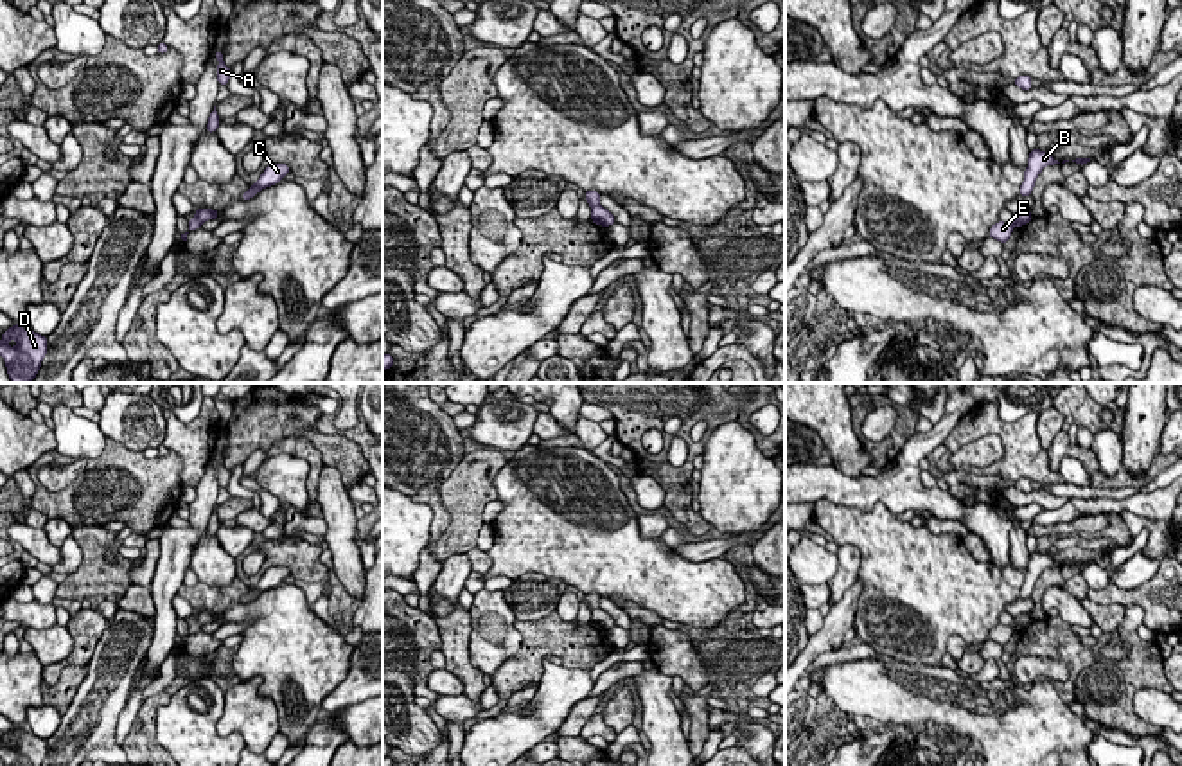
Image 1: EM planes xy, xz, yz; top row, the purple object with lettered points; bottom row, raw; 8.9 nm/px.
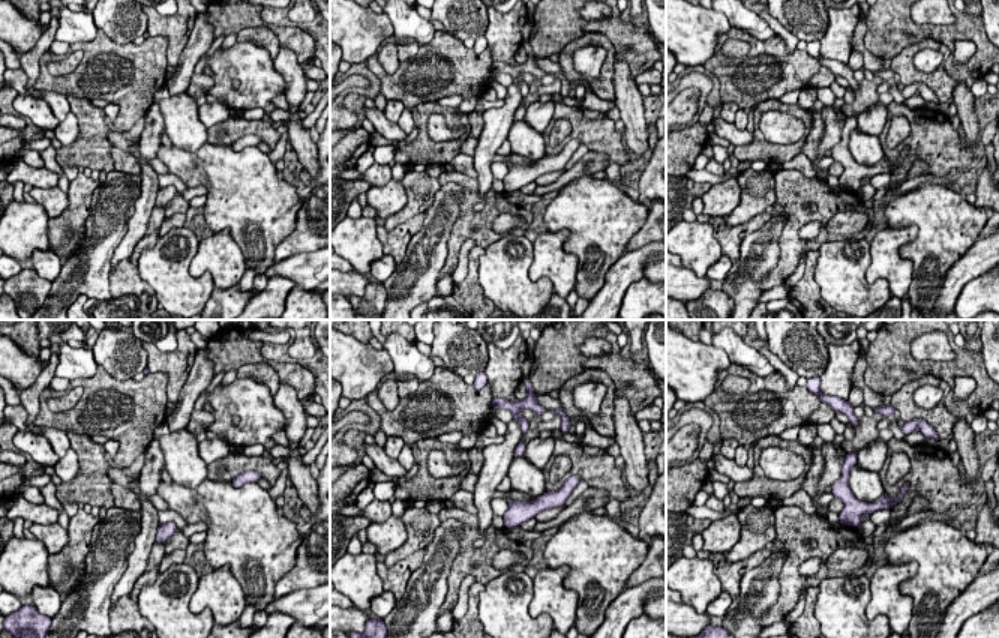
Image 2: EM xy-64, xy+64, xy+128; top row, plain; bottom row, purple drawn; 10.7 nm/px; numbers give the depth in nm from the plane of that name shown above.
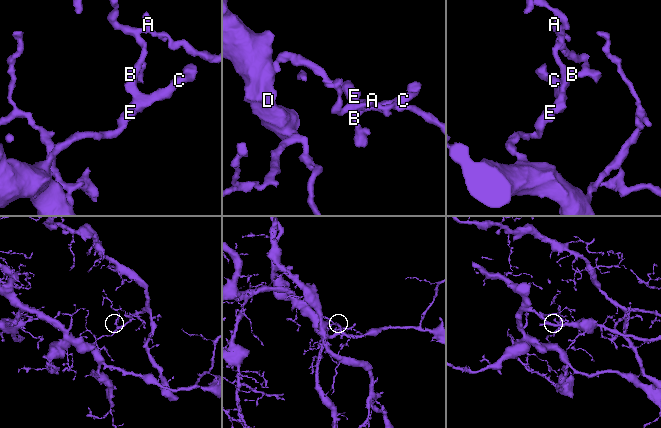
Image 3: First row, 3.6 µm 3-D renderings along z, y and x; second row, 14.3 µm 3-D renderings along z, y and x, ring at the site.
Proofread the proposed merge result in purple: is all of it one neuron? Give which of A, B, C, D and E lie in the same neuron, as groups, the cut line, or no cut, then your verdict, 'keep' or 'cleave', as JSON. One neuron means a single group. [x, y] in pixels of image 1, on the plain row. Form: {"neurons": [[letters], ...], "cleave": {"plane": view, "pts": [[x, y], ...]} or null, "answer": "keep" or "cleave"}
{"neurons": [["A", "B", "C", "D", "E"]], "cleave": null, "answer": "keep"}

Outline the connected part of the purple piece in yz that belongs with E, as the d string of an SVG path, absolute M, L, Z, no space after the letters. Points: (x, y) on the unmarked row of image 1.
M1031 613L1013 617L1013 622L1010 626L997 624L995 628L992 628L988 640L999 642L1004 647L1010 642L1015 629L1024 629L1031 622L1033 622Z

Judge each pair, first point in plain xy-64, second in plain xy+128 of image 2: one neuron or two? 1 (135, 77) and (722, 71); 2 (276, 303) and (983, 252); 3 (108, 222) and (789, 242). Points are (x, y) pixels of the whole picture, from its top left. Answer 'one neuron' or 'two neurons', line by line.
1: one neuron
2: one neuron
3: two neurons

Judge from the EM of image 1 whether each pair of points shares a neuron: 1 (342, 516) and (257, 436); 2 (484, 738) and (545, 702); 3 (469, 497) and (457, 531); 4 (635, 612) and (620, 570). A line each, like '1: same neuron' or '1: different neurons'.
1: different neurons
2: same neuron
3: same neuron
4: different neurons

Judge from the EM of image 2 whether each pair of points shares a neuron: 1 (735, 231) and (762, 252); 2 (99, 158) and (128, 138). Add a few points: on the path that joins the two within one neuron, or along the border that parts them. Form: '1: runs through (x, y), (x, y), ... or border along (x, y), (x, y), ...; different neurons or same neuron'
1: border along (771, 216), (744, 237), (734, 272); different neurons
2: border along (110, 131), (108, 141), (113, 146); different neurons

